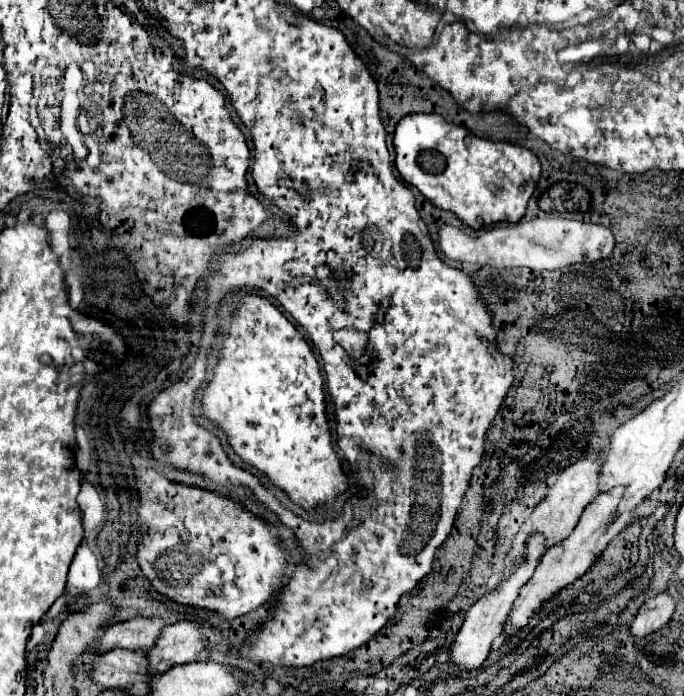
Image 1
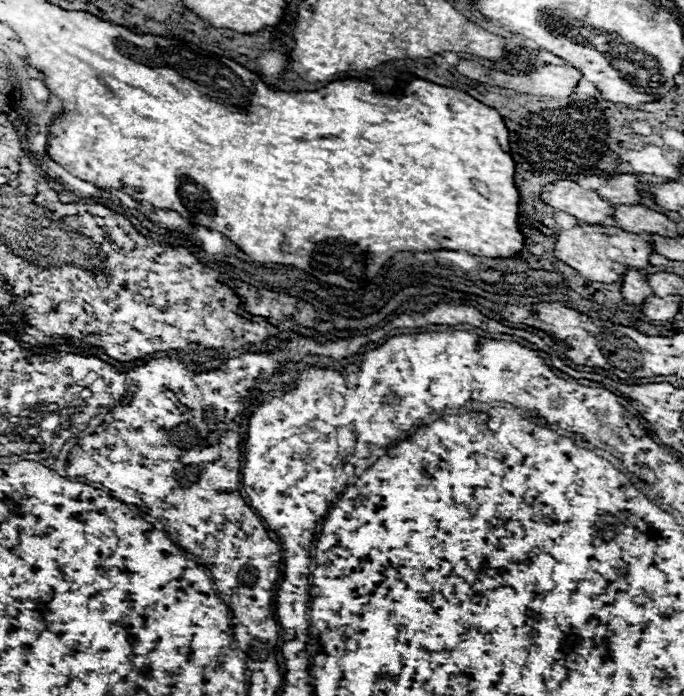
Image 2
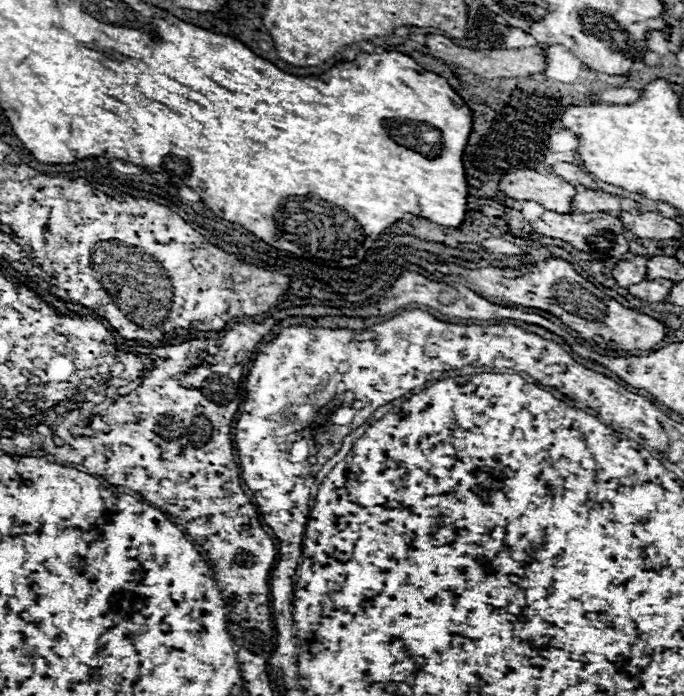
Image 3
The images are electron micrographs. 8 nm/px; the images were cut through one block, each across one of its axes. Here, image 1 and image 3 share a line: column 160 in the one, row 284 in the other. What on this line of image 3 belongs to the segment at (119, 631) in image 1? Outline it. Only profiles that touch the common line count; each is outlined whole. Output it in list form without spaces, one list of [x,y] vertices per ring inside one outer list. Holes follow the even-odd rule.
[[[634,256],[632,260],[620,260],[614,266],[612,276],[622,288],[628,288],[630,284],[638,284],[646,278],[646,258],[644,256]]]

